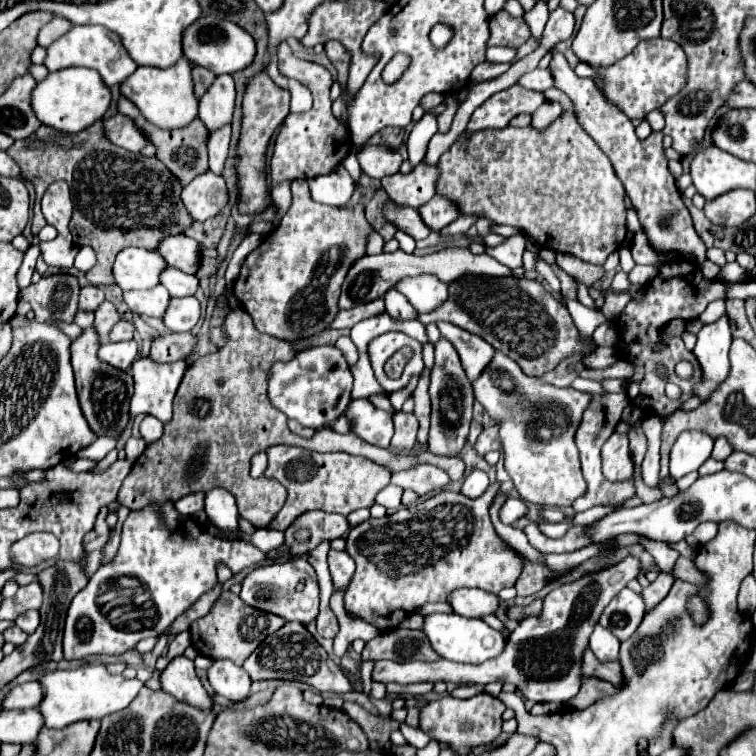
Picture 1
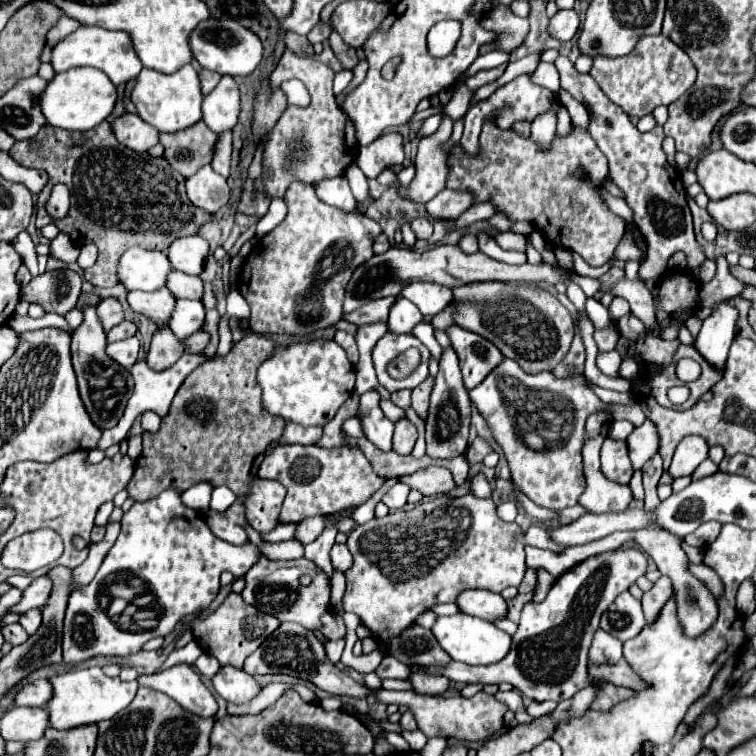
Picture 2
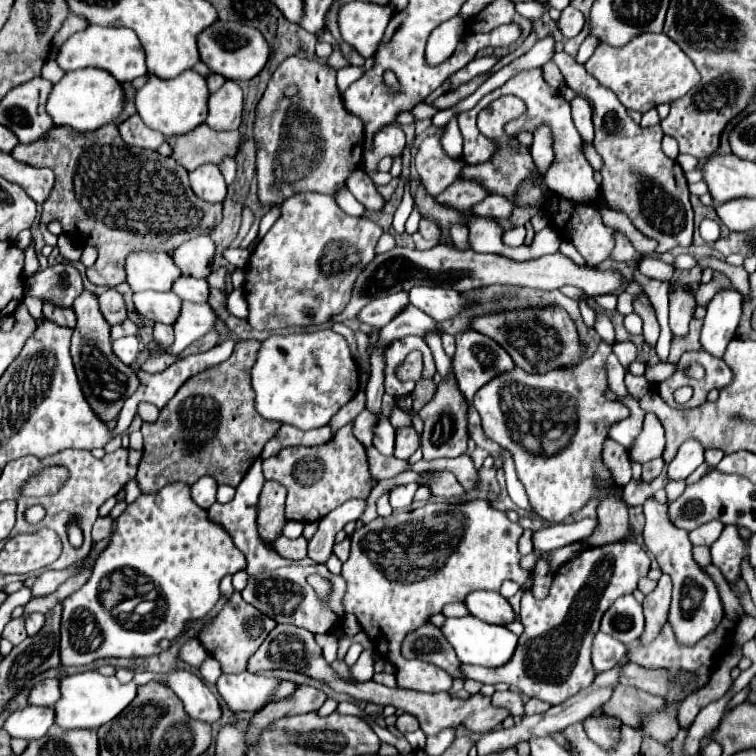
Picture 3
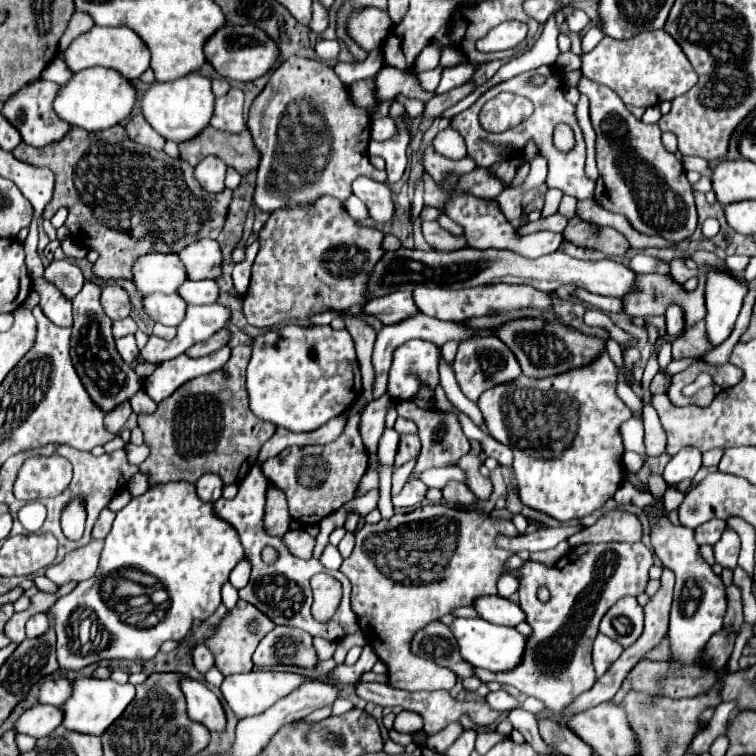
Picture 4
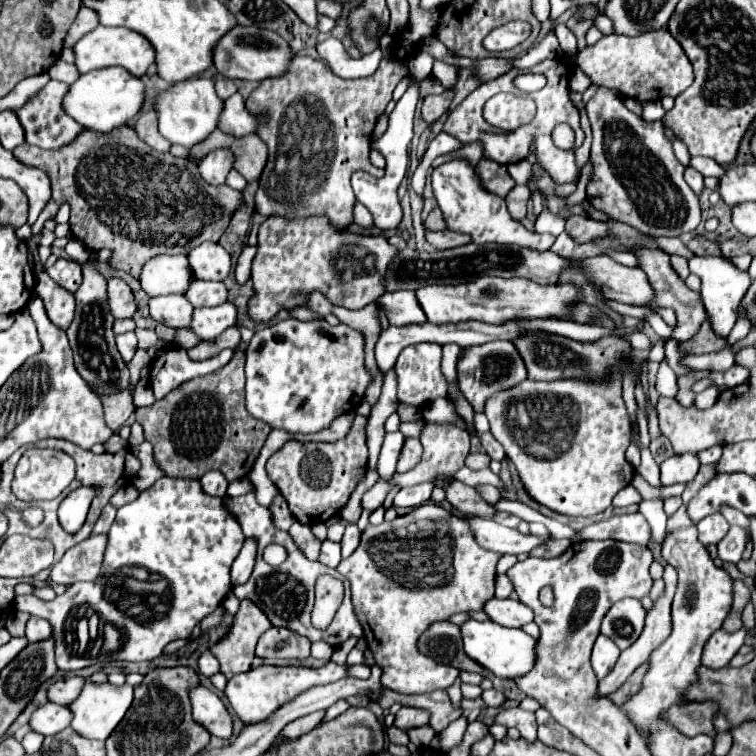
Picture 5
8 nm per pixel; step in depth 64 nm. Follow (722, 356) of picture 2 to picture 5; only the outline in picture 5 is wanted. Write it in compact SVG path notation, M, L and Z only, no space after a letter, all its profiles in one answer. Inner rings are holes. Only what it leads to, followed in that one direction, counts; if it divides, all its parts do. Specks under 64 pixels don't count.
M694 256L688 260L688 266L690 266L690 272L700 276L702 280L702 300L714 334L718 338L726 338L738 318L740 300L744 298L744 292L748 292L750 288L750 276L738 270L734 264L728 262L728 258L722 258L722 256Z

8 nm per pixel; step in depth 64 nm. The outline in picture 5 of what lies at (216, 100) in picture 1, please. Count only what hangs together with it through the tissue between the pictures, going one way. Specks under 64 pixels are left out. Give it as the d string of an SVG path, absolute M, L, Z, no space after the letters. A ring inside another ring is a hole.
M238 92L224 100L224 108L218 120L218 128L222 132L228 132L232 136L246 136L256 130L256 124L258 118L246 110L244 98Z

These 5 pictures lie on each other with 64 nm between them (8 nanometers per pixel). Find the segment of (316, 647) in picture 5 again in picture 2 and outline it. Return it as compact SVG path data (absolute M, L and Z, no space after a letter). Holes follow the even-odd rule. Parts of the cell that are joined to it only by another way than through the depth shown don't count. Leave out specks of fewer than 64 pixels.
M346 638L328 640L326 642L326 654L328 654L328 658L330 658L334 664L340 662L340 656L342 656L342 650L344 650L344 642L346 642Z

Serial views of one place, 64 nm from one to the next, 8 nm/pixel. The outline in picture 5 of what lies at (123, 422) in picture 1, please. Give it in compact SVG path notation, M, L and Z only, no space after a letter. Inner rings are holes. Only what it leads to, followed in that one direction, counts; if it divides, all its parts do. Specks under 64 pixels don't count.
M90 262L84 266L84 280L78 292L74 294L74 298L76 298L76 316L74 316L72 326L66 332L68 332L72 352L74 352L74 366L78 374L90 384L96 396L118 394L122 390L128 390L130 372L114 344L114 332L112 332L114 318L106 304L106 280L100 272L96 272L90 266Z

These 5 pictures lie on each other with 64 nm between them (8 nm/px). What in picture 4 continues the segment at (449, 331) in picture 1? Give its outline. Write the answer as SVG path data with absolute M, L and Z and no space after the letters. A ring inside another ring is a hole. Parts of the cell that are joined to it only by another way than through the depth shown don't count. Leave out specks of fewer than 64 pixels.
M490 336L488 340L460 340L458 354L452 362L452 368L456 372L456 382L458 382L460 390L472 402L476 402L484 390L488 390L496 384L514 380L522 374L520 364L514 358L514 354L510 352L510 348L502 340L496 340L496 336Z

